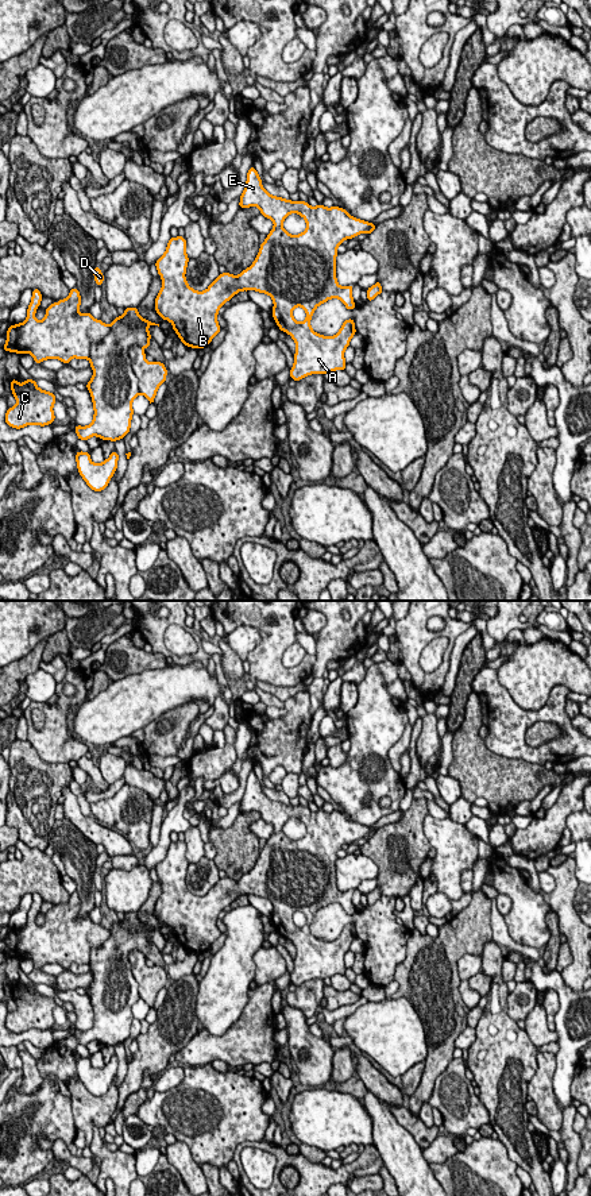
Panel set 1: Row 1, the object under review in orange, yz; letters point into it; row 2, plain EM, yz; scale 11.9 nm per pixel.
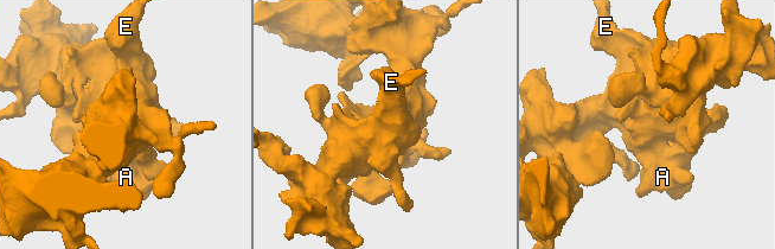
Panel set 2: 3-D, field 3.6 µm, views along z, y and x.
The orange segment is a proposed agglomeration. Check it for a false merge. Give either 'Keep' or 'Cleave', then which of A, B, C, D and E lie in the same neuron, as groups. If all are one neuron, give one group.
Cleave. Groups: A B D E / C

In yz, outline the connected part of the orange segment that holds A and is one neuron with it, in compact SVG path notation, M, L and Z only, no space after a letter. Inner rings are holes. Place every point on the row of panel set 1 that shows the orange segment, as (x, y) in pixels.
M251 166L239 202L239 208L258 207L260 215L274 221L254 263L239 275L225 271L206 290L197 292L185 278L189 262L186 240L170 238L165 254L155 262L162 289L154 308L173 324L186 347L204 348L221 331L217 315L227 301L242 290L266 293L273 298L271 315L277 325L296 342L291 379L345 370L344 351L356 333L355 321L348 319L335 336L324 336L312 329L310 320L316 308L331 298L339 298L349 310L355 309L354 285L341 288L336 279L337 247L344 239L363 232L370 235L376 225L352 217L336 205L310 207L301 200L271 196L260 181ZM293 212L306 221L306 229L300 235L290 235L282 227ZM296 306L306 312L302 323L293 317Z

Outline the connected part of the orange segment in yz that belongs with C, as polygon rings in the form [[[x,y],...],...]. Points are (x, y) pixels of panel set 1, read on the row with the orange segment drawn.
[[[11,379],[9,387],[16,398],[16,405],[7,409],[4,418],[11,428],[20,429],[30,424],[45,427],[55,420],[53,406],[57,398],[54,393],[39,389],[34,379],[23,383]]]

